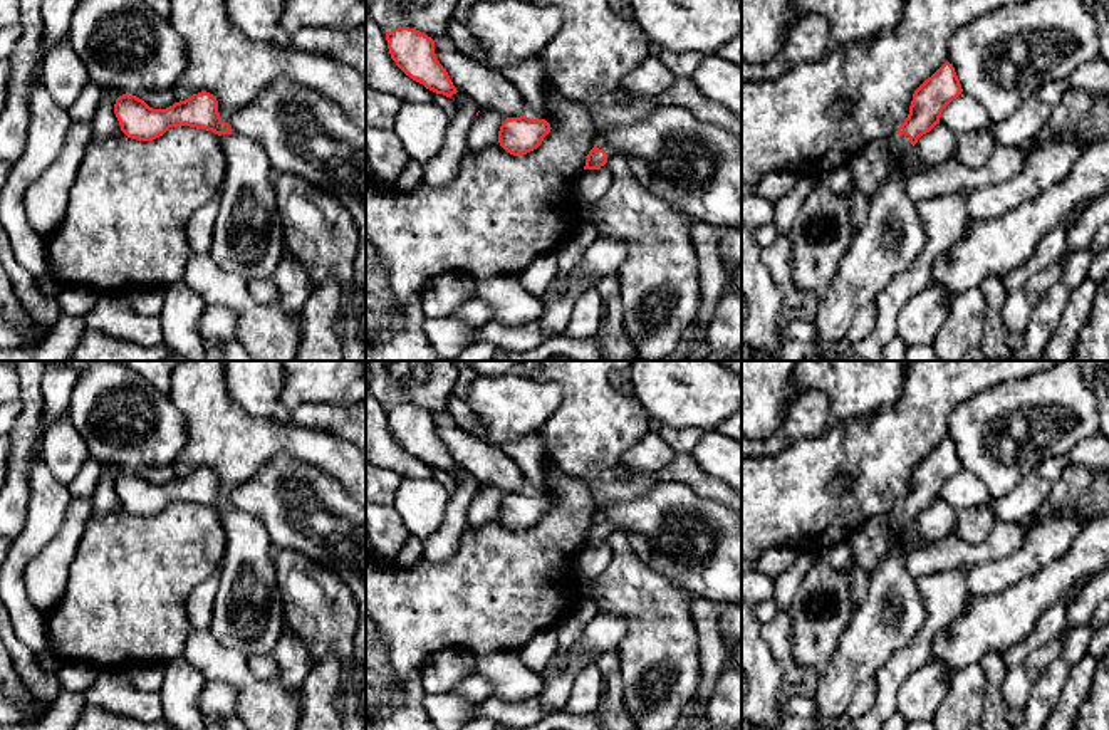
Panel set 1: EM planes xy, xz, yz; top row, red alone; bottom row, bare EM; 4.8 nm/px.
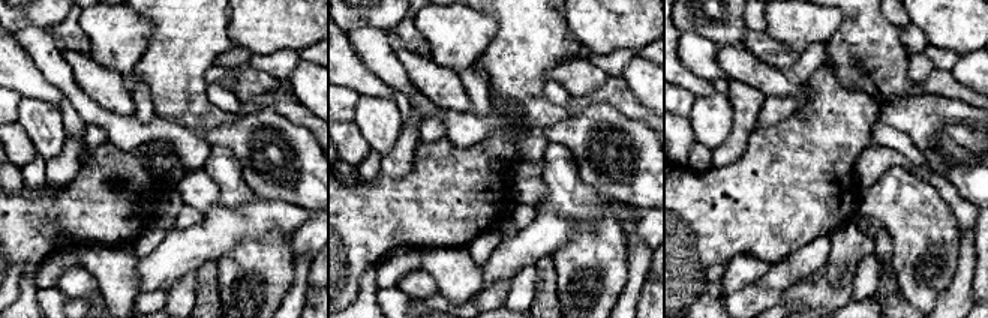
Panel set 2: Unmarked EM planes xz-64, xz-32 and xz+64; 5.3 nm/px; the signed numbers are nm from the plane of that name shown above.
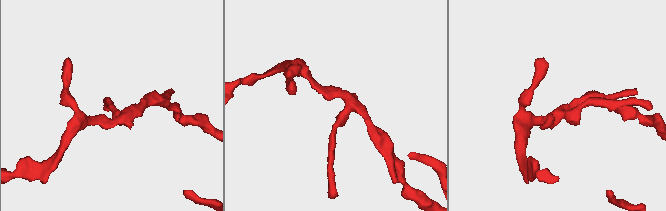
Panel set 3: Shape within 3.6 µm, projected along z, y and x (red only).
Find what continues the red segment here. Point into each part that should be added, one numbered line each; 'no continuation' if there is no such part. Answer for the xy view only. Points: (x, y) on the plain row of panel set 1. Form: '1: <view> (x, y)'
1: xy (247, 615)

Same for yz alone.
1: yz (893, 611)

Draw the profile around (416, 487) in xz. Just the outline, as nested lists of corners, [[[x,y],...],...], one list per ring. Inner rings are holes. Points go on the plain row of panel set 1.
[[[403,478],[394,507],[411,535],[423,540],[443,524],[446,502],[448,490],[435,478]]]

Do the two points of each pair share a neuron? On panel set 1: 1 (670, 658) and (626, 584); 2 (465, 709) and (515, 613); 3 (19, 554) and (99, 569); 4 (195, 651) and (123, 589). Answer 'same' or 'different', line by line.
1: same
2: different
3: different
4: different

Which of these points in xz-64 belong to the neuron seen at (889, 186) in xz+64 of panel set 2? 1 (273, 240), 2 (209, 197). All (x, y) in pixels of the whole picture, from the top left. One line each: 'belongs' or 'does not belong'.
1: belongs
2: does not belong

